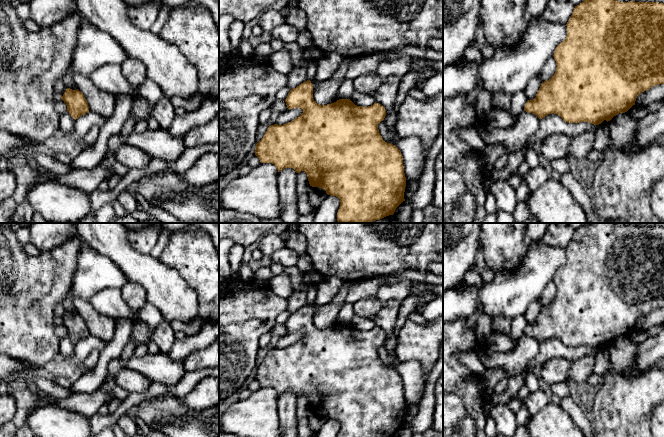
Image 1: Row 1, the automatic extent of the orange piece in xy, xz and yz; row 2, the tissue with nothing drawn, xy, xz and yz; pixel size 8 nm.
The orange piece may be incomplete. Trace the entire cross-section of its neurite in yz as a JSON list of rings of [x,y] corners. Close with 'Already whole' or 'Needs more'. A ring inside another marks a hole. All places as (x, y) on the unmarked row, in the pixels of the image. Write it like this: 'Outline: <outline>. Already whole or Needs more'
Outline: [[[585,223],[582,227],[575,230],[567,248],[567,260],[560,267],[554,276],[556,285],[556,296],[547,305],[542,306],[536,321],[528,324],[524,335],[535,338],[539,343],[548,338],[557,338],[567,347],[589,346],[594,349],[601,348],[604,344],[610,345],[619,337],[627,336],[633,329],[637,320],[659,308],[664,308],[664,228],[659,226],[621,226],[616,223]]]. Already whole

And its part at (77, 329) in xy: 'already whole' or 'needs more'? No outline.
already whole

